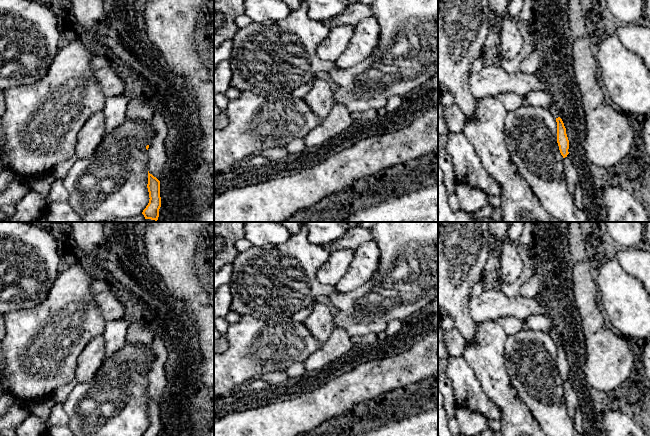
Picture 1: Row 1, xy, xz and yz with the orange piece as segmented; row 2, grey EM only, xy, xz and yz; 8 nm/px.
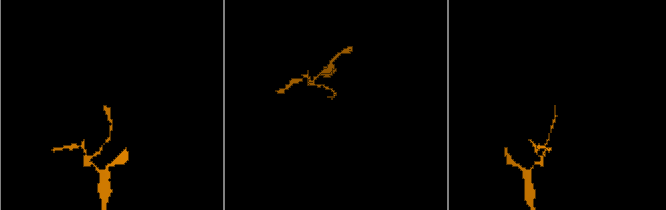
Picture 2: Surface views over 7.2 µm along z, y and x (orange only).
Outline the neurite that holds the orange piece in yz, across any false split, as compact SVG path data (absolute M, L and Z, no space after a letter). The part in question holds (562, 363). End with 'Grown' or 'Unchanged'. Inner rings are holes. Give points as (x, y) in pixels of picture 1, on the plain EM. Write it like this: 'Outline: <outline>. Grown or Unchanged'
Outline: M554 327L551 330L550 336L556 342L556 346L557 346L557 367L558 367L561 379L563 380L563 382L565 382L569 378L569 376L568 376L569 364L568 364L568 361L567 361L567 358L566 358L566 352L564 350L564 347L563 347L562 343L560 342L560 335L559 335L556 327Z. Grown

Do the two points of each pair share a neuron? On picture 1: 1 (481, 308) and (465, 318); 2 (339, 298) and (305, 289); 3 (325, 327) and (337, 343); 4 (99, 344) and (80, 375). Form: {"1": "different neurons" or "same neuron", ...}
{"1": "different neurons", "2": "different neurons", "3": "different neurons", "4": "same neuron"}

